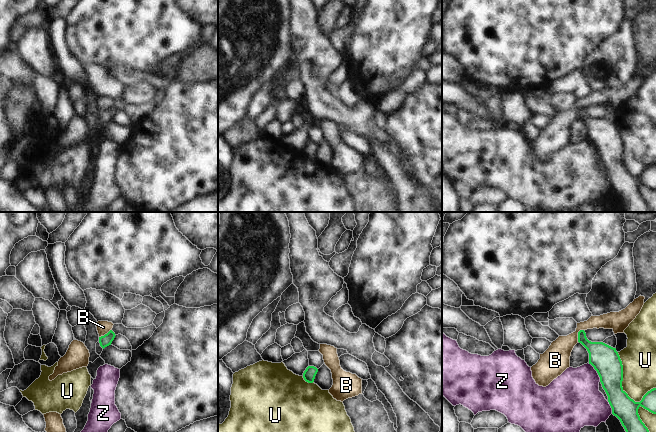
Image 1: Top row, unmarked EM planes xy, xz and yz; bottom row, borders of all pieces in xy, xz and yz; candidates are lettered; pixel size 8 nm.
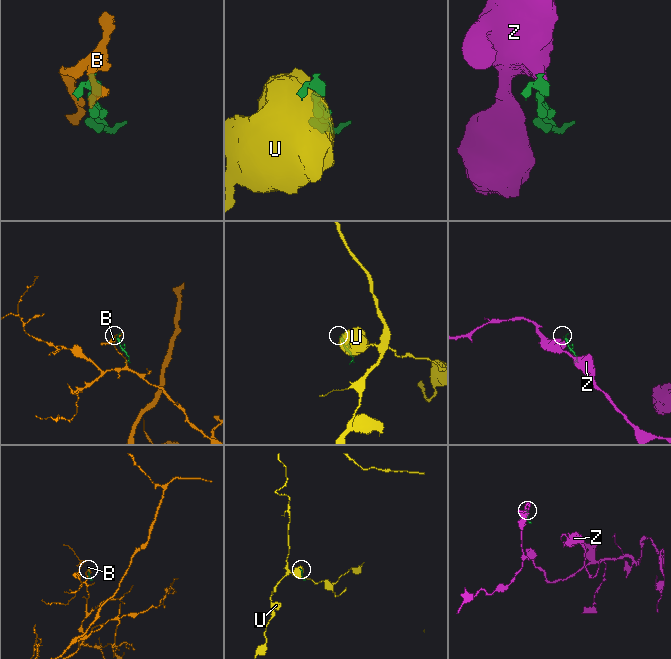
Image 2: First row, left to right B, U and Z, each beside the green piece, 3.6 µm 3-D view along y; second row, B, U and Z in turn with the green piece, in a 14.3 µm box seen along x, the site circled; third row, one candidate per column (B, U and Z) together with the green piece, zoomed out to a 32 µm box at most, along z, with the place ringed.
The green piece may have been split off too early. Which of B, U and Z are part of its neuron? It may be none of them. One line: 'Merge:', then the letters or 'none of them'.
Merge: none of them

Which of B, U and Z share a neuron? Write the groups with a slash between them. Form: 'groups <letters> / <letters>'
groups B / U / Z

